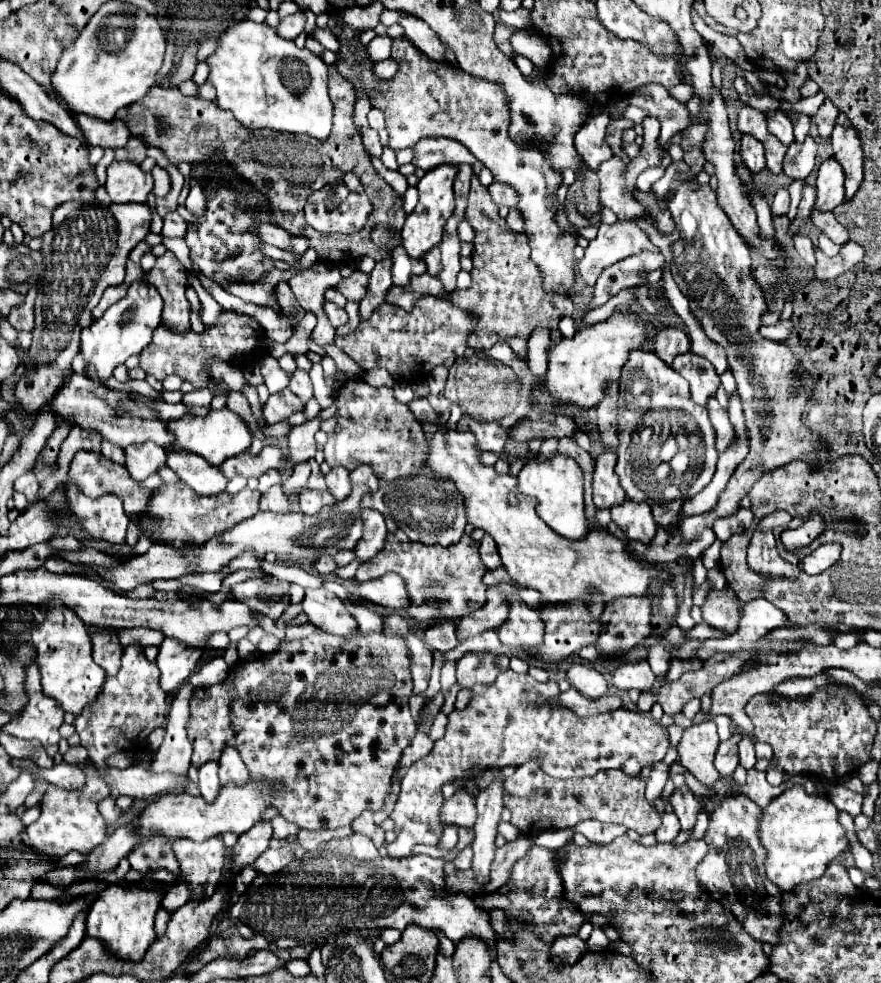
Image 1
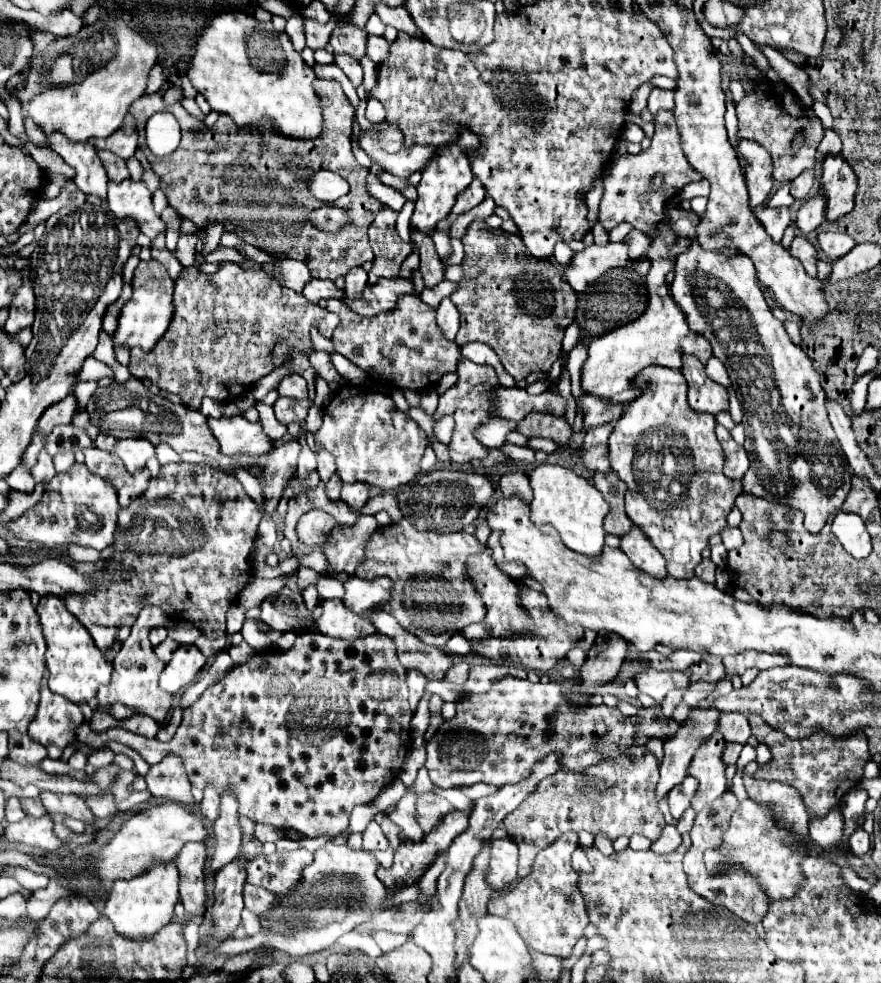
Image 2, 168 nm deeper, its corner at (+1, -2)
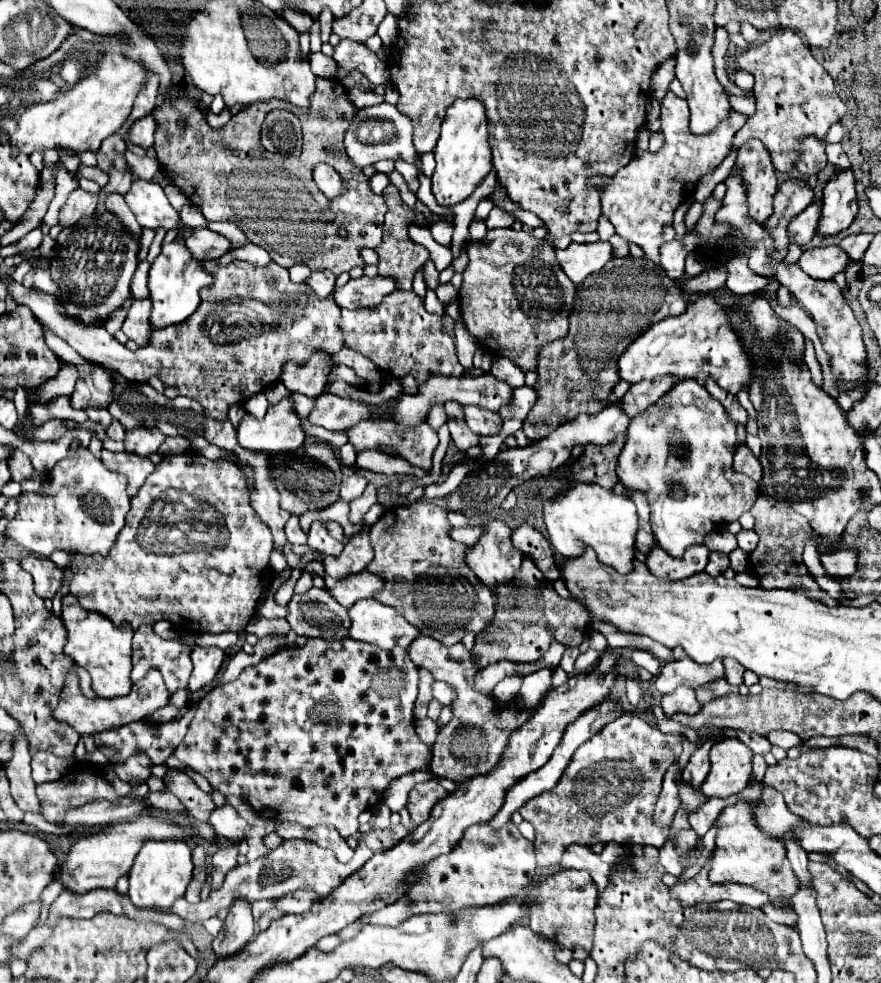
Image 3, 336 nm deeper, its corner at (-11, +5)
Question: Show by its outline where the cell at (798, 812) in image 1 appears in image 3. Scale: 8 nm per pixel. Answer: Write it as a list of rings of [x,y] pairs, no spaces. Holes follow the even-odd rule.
[[[738,802],[734,806],[724,808],[716,820],[716,826],[718,826],[716,850],[714,850],[710,874],[708,874],[708,880],[712,884],[736,882],[736,884],[752,886],[768,894],[770,900],[794,896],[794,892],[798,890],[798,880],[786,858],[784,844],[782,840],[766,838],[766,834],[756,826],[750,802]]]

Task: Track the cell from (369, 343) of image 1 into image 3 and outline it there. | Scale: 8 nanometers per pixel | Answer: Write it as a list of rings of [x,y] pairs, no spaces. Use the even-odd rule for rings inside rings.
[[[394,290],[374,308],[362,310],[342,310],[340,330],[344,336],[344,346],[364,354],[376,362],[382,370],[390,370],[394,378],[404,378],[412,374],[418,384],[422,384],[430,374],[460,376],[464,368],[456,358],[456,346],[450,334],[444,332],[442,318],[428,314],[420,298],[410,290]]]

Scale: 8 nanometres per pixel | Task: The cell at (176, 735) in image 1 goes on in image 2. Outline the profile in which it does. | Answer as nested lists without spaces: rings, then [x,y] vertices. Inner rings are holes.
[[[164,755],[164,759],[156,765],[150,765],[146,773],[148,791],[154,797],[164,797],[174,803],[192,805],[194,797],[190,793],[190,781],[184,773],[184,763],[176,755]]]

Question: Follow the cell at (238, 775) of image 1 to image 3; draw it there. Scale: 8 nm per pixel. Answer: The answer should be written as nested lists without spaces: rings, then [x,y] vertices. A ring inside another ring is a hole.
[[[226,840],[226,848],[218,850],[212,856],[212,876],[210,876],[210,886],[212,890],[218,890],[226,878],[226,874],[236,866],[238,858],[238,844],[232,840]]]

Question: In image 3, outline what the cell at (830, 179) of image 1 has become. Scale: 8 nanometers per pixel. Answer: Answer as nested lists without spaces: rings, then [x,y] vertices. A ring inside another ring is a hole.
[[[812,204],[796,218],[792,218],[792,222],[788,224],[790,244],[798,244],[798,246],[808,244],[816,234],[818,220],[820,220],[820,204]]]

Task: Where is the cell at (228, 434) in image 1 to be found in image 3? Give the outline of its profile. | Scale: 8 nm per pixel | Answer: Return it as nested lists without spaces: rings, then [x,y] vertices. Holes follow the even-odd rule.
[[[284,398],[270,406],[262,420],[246,416],[238,428],[238,442],[248,450],[264,454],[296,450],[304,444],[304,440],[306,432],[294,412],[292,398]]]

